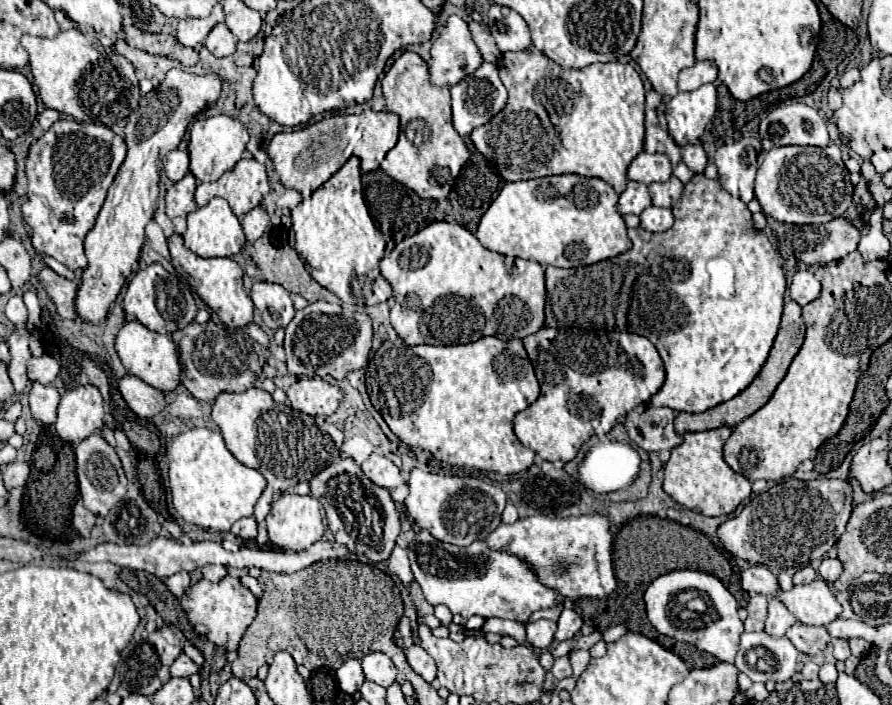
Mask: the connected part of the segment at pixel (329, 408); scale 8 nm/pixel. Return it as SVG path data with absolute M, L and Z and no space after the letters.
M320 376L300 378L286 390L286 396L292 408L310 416L330 416L344 400L342 388L322 380Z

